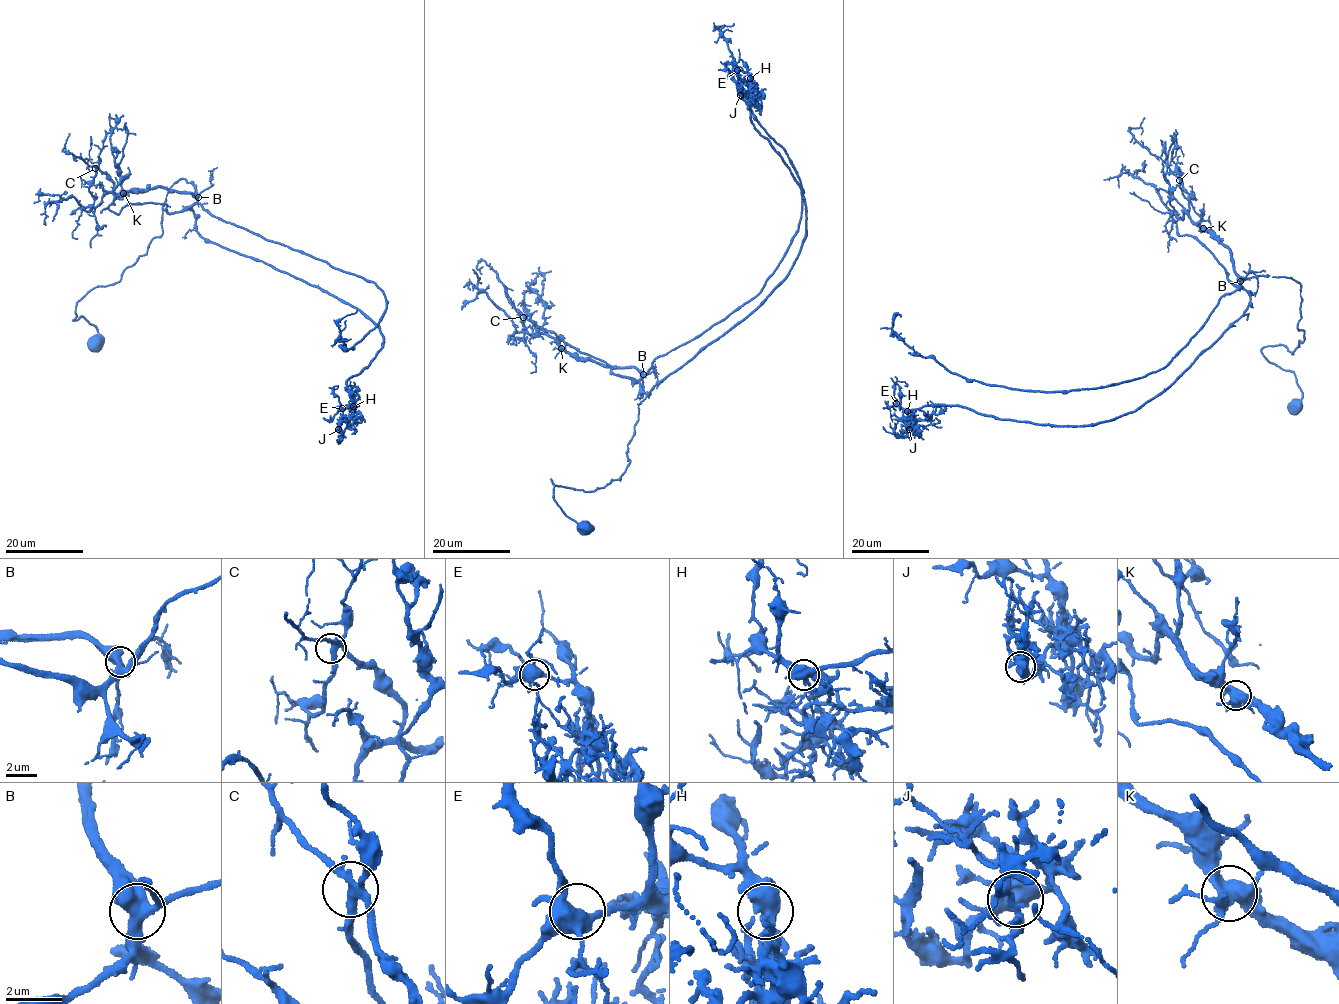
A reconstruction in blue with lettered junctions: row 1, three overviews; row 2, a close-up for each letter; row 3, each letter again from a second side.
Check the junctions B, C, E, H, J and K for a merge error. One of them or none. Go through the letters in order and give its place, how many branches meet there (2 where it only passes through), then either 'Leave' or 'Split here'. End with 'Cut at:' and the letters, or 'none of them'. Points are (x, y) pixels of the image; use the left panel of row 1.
B: Place: (198, 197). Branches: 4. Leave
C: Place: (95, 168). Branches: 5. Leave
E: Place: (342, 408). Branches: 6. Leave
H: Place: (353, 406). Branches: 6. Split here
J: Place: (338, 429). Branches: 5. Leave
K: Place: (123, 193). Branches: 4. Leave
Cut at: H

